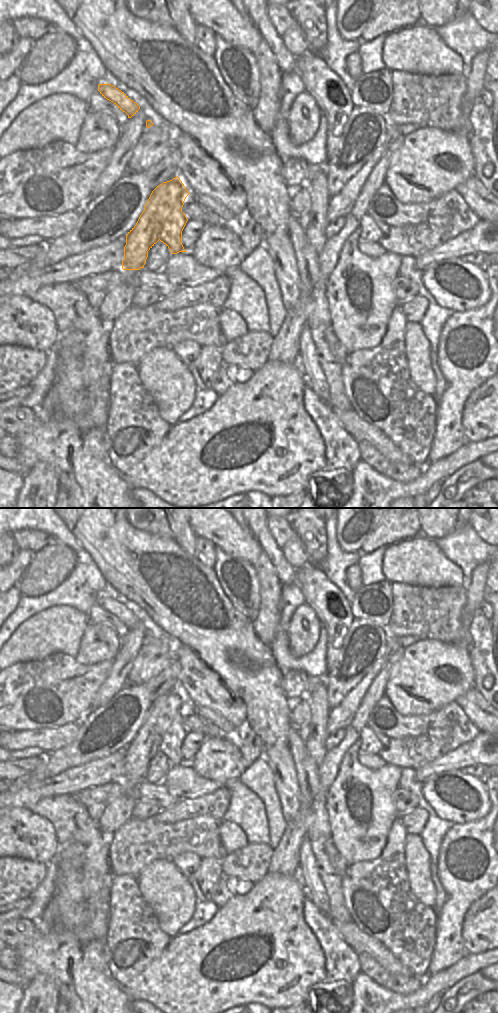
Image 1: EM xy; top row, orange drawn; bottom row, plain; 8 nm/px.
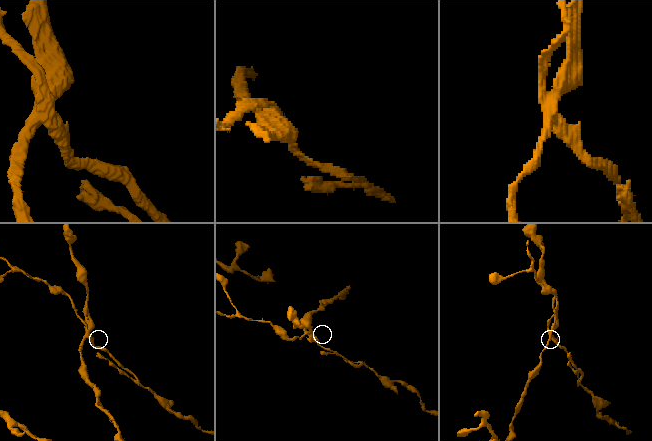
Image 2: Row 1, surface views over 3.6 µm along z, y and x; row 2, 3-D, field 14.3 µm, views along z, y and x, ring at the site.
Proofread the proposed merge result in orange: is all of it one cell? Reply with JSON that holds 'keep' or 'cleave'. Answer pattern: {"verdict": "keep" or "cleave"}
{"verdict": "cleave"}

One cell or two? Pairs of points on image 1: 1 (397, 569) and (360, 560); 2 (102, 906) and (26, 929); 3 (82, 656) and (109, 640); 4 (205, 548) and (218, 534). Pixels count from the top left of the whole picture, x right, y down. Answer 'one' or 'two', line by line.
1: two
2: two
3: one
4: two

